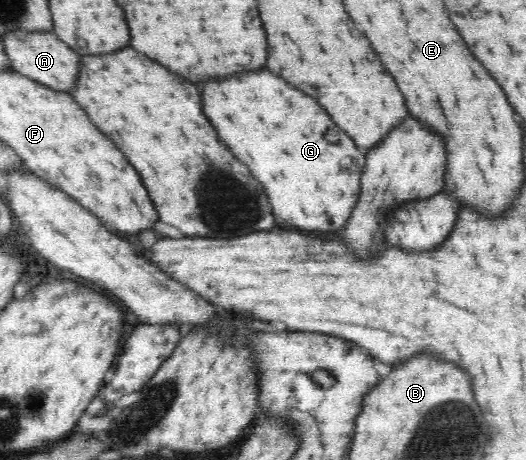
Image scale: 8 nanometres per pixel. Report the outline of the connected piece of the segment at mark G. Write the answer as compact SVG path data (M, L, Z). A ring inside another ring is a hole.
M268 71L238 77L220 85L210 83L202 87L202 91L206 113L214 123L220 139L226 141L236 159L246 163L252 175L262 183L264 193L270 197L278 219L316 237L334 237L335 233L344 229L360 197L360 175L365 166L366 154L356 149L354 141L348 135L340 137L340 129L330 121L324 109L320 109L320 105L312 97L300 93L298 89L292 89L290 85L280 81L280 77L270 75ZM344 157L352 157L356 163L338 163Z

